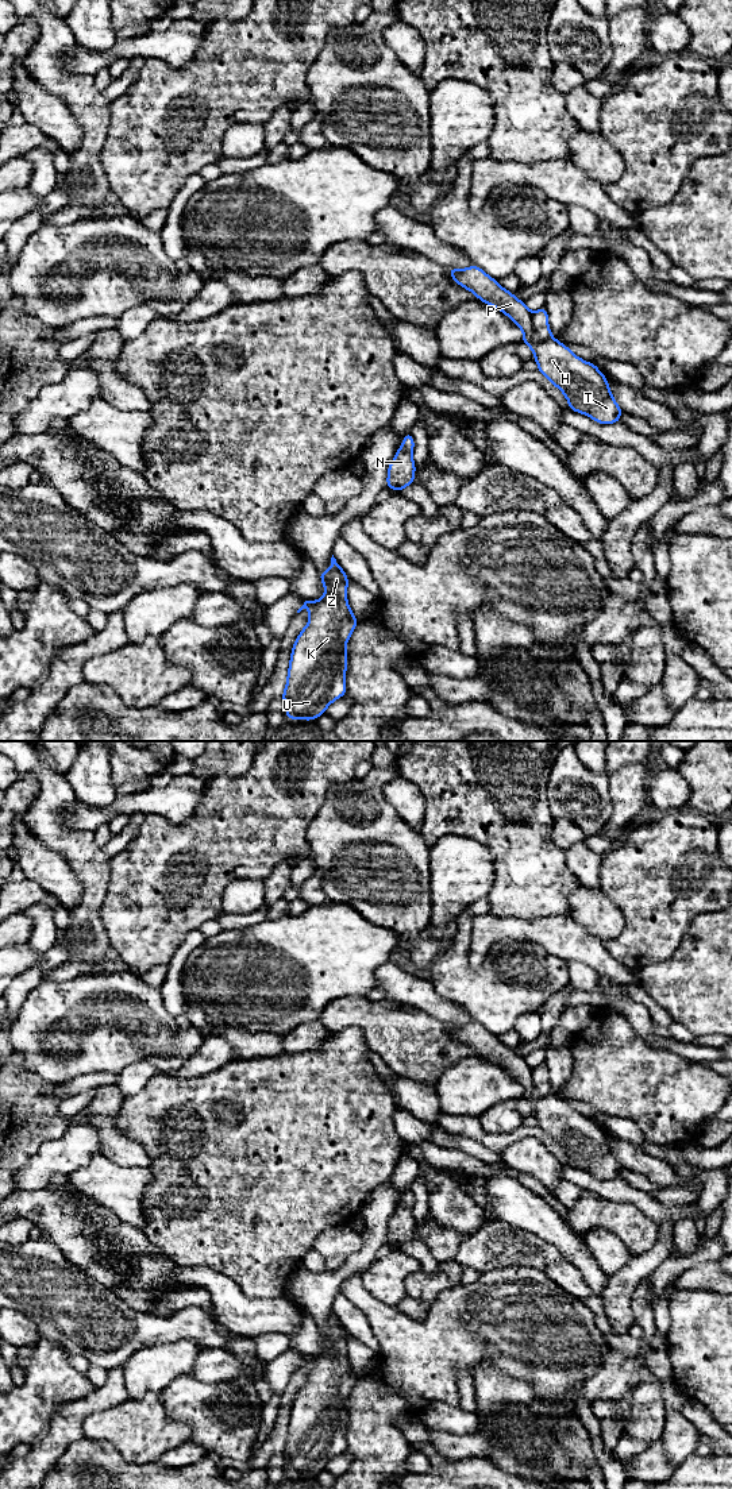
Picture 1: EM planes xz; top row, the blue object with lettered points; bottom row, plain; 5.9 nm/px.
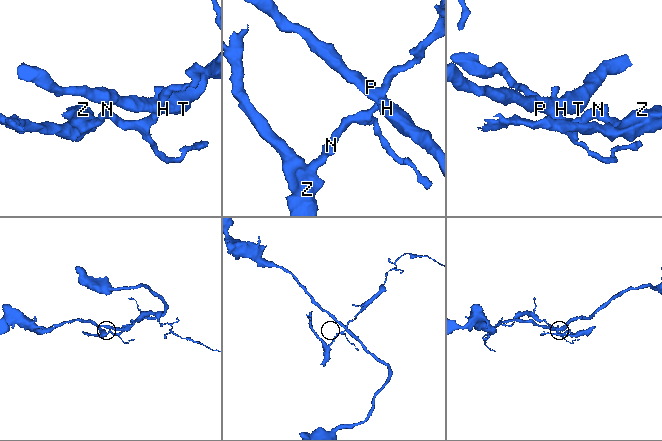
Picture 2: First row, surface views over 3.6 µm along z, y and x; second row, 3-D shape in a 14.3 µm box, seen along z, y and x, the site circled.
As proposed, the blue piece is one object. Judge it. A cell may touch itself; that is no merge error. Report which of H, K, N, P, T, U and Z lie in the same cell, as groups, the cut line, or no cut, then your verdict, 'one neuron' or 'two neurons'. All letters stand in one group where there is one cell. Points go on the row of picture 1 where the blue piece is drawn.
H P T / K N U Z; cut in xz along (531, 313), (532, 338), (535, 340), (548, 338); two neurons

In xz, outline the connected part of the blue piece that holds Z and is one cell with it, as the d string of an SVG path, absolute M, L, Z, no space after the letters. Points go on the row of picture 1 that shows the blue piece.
M334 555L331 568L319 578L325 594L297 610L308 607L309 621L293 644L281 695L289 720L313 721L347 693L346 645L359 622L347 602L350 579Z

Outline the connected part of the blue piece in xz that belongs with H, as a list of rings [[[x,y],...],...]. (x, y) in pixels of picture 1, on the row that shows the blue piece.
[[[475,265],[447,271],[455,283],[501,310],[524,332],[521,342],[532,350],[539,373],[565,394],[569,409],[586,414],[598,424],[620,421],[623,410],[612,396],[606,377],[594,363],[581,359],[554,336],[535,342],[532,312],[524,301]]]

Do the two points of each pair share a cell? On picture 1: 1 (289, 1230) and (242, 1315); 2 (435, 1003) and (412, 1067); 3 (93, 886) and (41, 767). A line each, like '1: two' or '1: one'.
1: two
2: two
3: one

